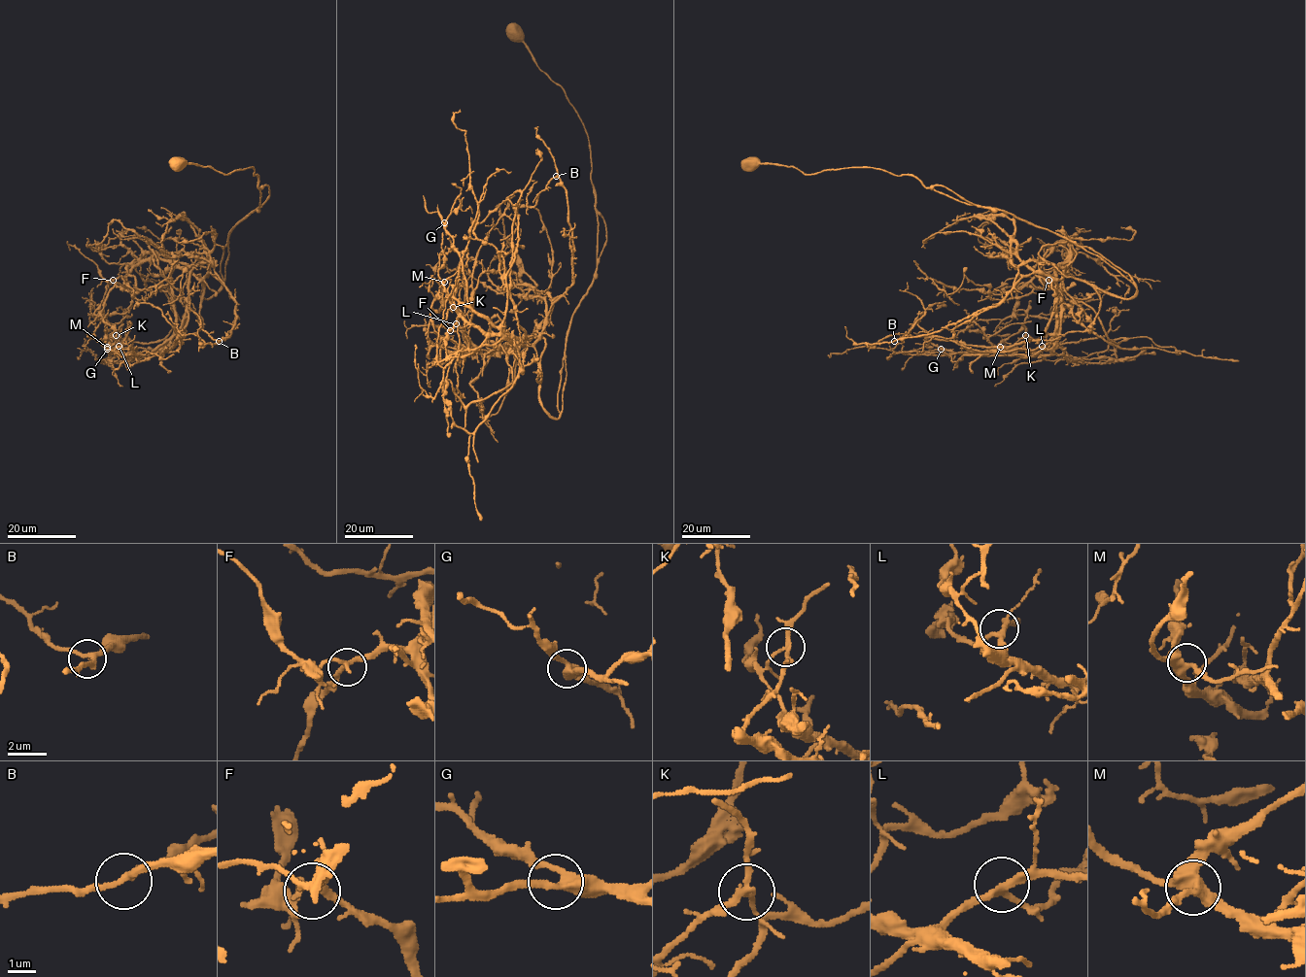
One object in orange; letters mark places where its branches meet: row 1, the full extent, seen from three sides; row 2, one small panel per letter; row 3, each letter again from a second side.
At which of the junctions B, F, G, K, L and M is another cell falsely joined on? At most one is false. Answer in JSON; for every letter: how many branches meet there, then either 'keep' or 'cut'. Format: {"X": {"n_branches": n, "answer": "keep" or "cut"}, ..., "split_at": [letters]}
{"B": {"n_branches": 3, "answer": "keep"}, "F": {"n_branches": 3, "answer": "keep"}, "G": {"n_branches": 3, "answer": "keep"}, "K": {"n_branches": 3, "answer": "cut"}, "L": {"n_branches": 3, "answer": "keep"}, "M": {"n_branches": 3, "answer": "keep"}, "split_at": ["K"]}

